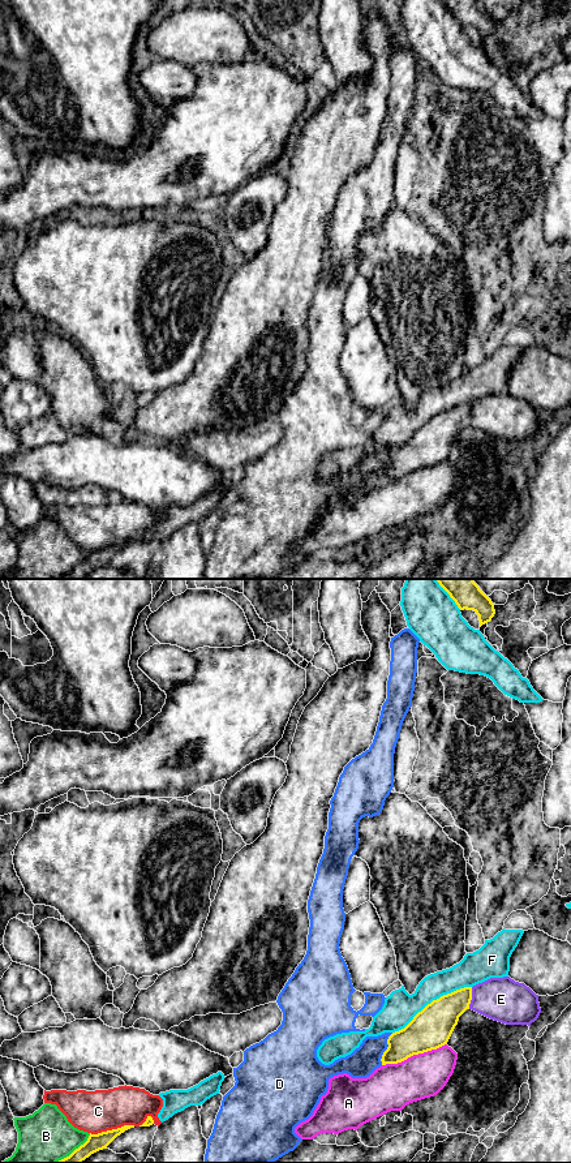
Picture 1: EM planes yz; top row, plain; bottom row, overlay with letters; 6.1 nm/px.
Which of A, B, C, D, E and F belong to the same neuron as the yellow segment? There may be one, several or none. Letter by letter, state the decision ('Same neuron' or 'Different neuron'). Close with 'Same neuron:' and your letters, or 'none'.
A: Different neuron
B: Different neuron
C: Different neuron
D: Different neuron
E: Different neuron
F: Same neuron
Same neuron: F

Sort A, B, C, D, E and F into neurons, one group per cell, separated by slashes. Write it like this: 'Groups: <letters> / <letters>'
Groups: A / B / C / D / E / F

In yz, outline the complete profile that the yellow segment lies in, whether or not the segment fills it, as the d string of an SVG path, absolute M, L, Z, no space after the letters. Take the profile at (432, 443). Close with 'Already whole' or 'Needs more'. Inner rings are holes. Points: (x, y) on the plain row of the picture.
M503 344L459 379L425 392L412 411L404 402L392 407L369 445L325 455L317 465L318 476L330 481L351 471L366 452L385 449L391 451L382 481L398 480L447 460L459 433L469 425L472 403L490 394L508 392L510 373L523 349L523 346Z. Needs more

